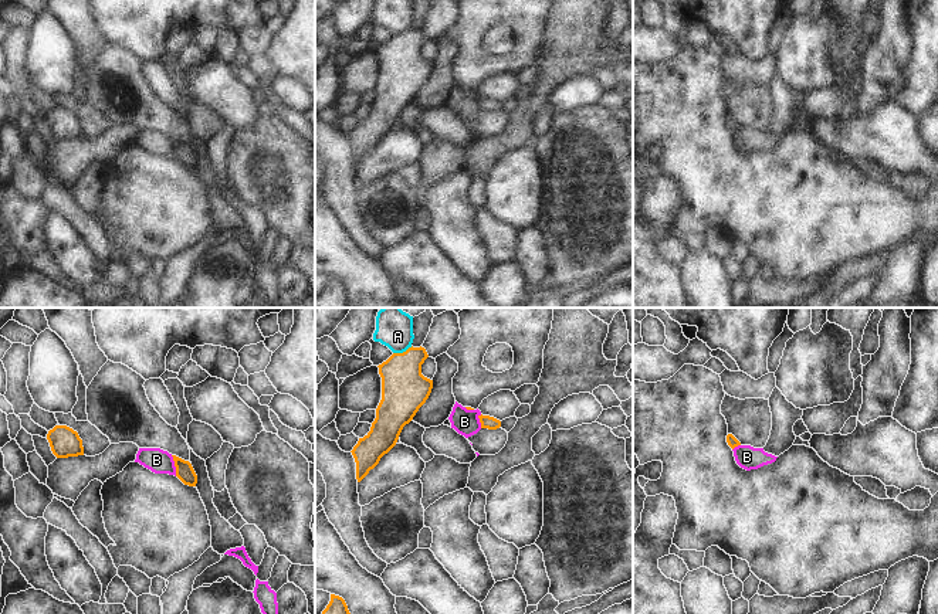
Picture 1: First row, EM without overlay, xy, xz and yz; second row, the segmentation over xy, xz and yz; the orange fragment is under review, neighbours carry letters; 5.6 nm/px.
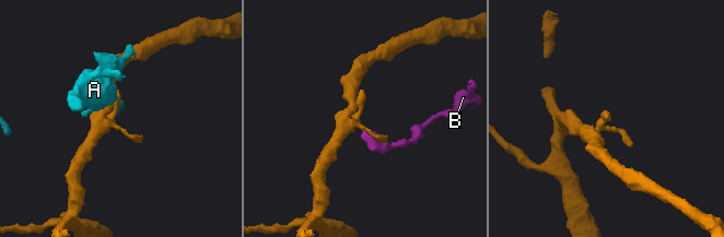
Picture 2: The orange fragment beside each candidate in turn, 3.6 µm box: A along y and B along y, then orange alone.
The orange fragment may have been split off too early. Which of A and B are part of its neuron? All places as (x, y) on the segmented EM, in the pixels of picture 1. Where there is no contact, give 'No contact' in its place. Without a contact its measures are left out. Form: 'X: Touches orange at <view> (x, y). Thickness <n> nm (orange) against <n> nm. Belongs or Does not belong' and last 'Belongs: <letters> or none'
A: Touches orange at xz (403, 352). Thickness 260 nm (orange) against 200 nm. Does not belong
B: Touches orange at xy (175, 465). Thickness 100 nm (orange) against 140 nm. Does not belong
Belongs: none

